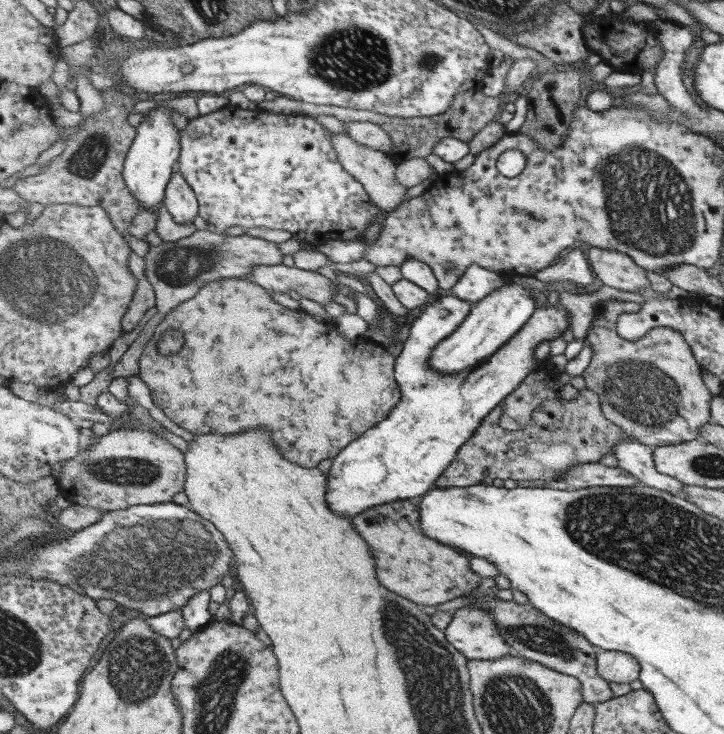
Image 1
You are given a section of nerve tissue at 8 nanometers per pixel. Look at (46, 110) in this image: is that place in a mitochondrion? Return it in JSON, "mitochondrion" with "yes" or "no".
{"mitochondrion":"no"}

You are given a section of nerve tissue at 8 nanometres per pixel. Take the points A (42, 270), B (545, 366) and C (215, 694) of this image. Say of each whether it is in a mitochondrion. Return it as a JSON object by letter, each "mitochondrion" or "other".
{"A":"mitochondrion","B":"other","C":"mitochondrion"}

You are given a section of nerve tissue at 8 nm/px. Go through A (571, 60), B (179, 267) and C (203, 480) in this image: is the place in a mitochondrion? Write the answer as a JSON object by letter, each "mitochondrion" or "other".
{"A":"other","B":"mitochondrion","C":"other"}

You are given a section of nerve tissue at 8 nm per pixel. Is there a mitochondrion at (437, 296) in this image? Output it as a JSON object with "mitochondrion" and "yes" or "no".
{"mitochondrion":"no"}

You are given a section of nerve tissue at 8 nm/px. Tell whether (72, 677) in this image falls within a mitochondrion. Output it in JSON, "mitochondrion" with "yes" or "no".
{"mitochondrion":"no"}

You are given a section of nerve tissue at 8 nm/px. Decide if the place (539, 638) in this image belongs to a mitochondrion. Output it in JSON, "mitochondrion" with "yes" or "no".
{"mitochondrion":"yes"}

